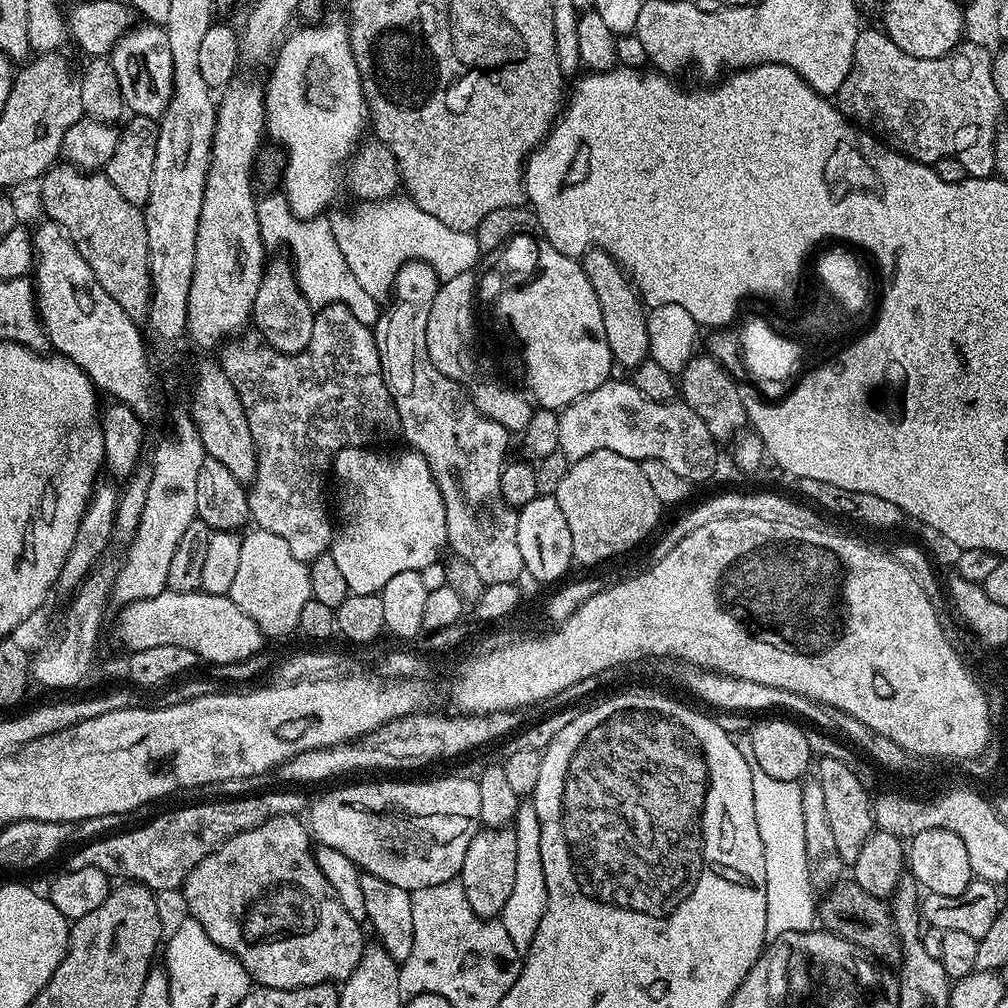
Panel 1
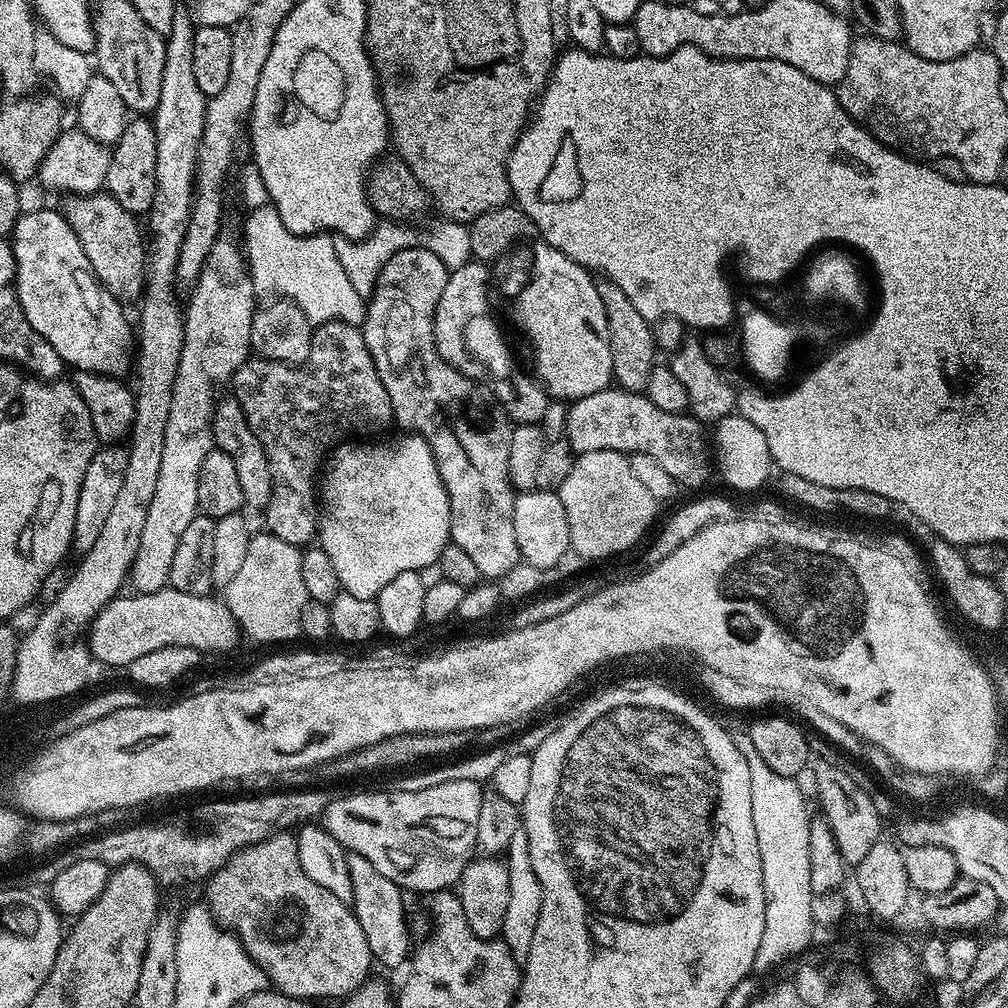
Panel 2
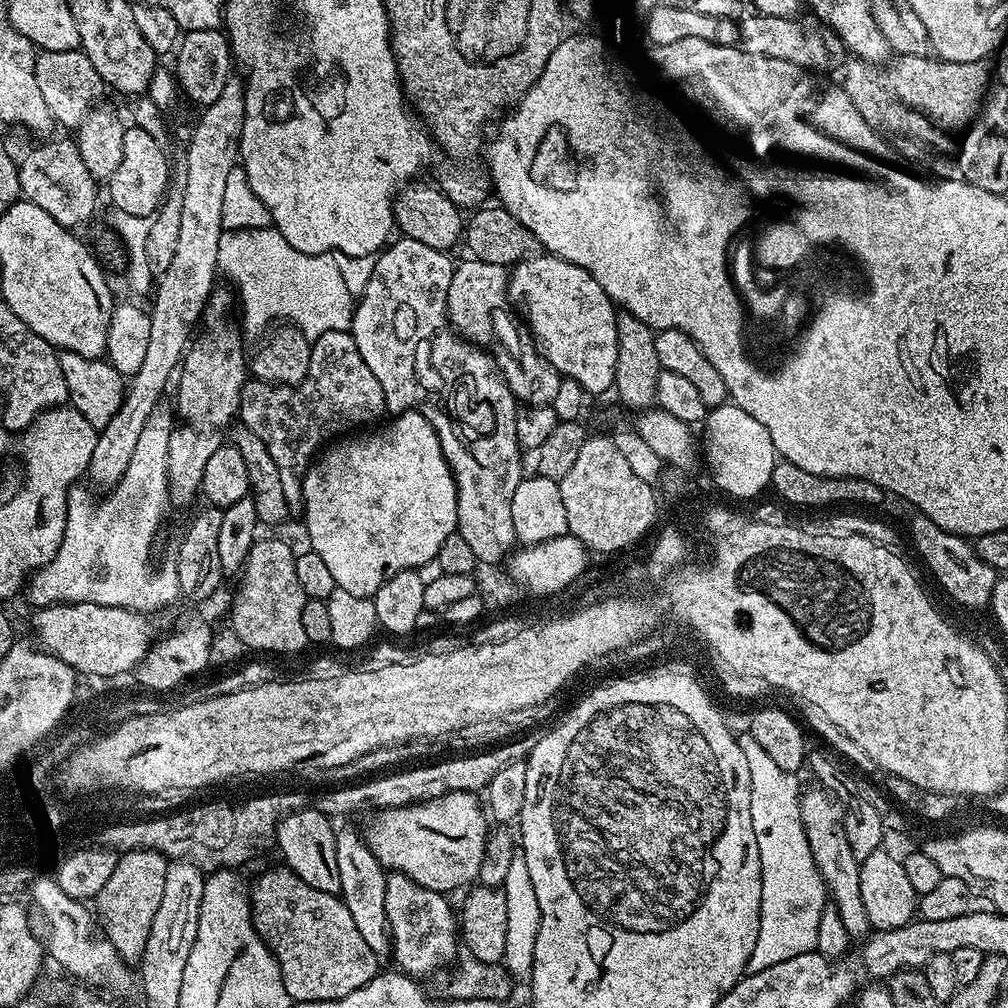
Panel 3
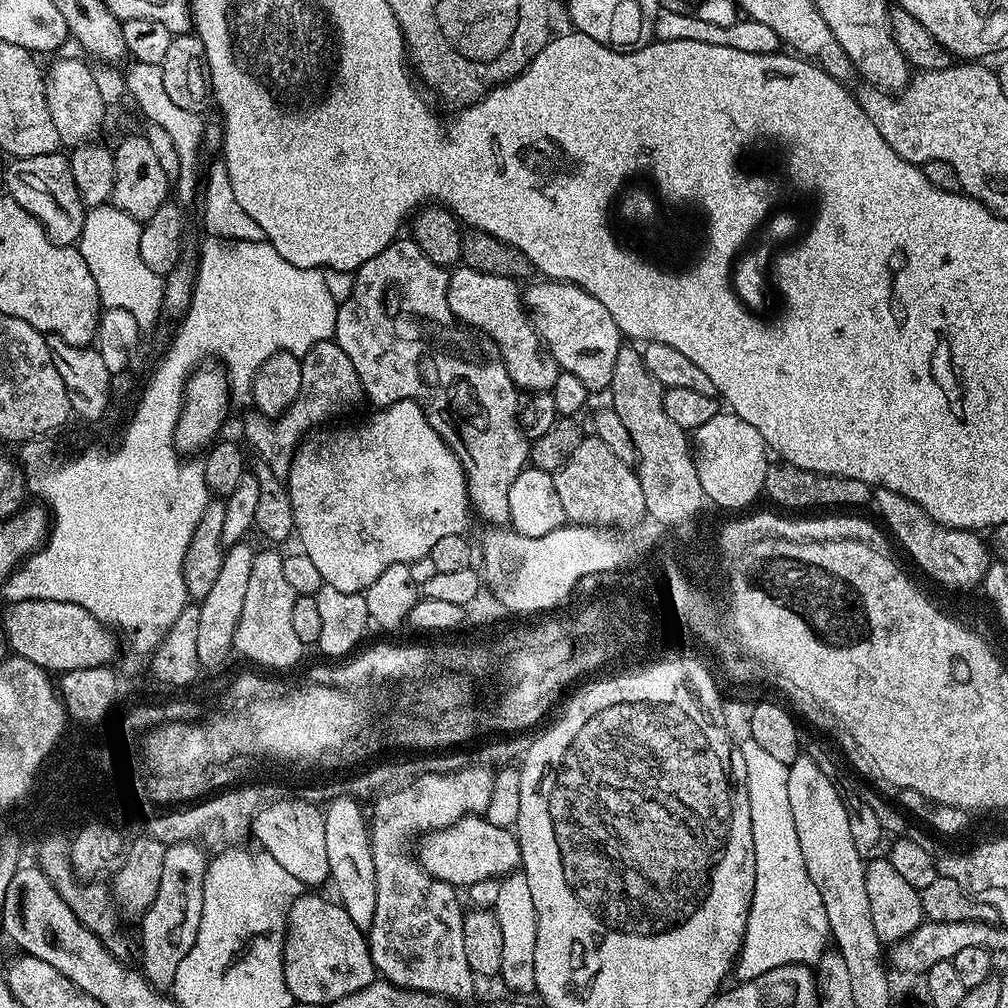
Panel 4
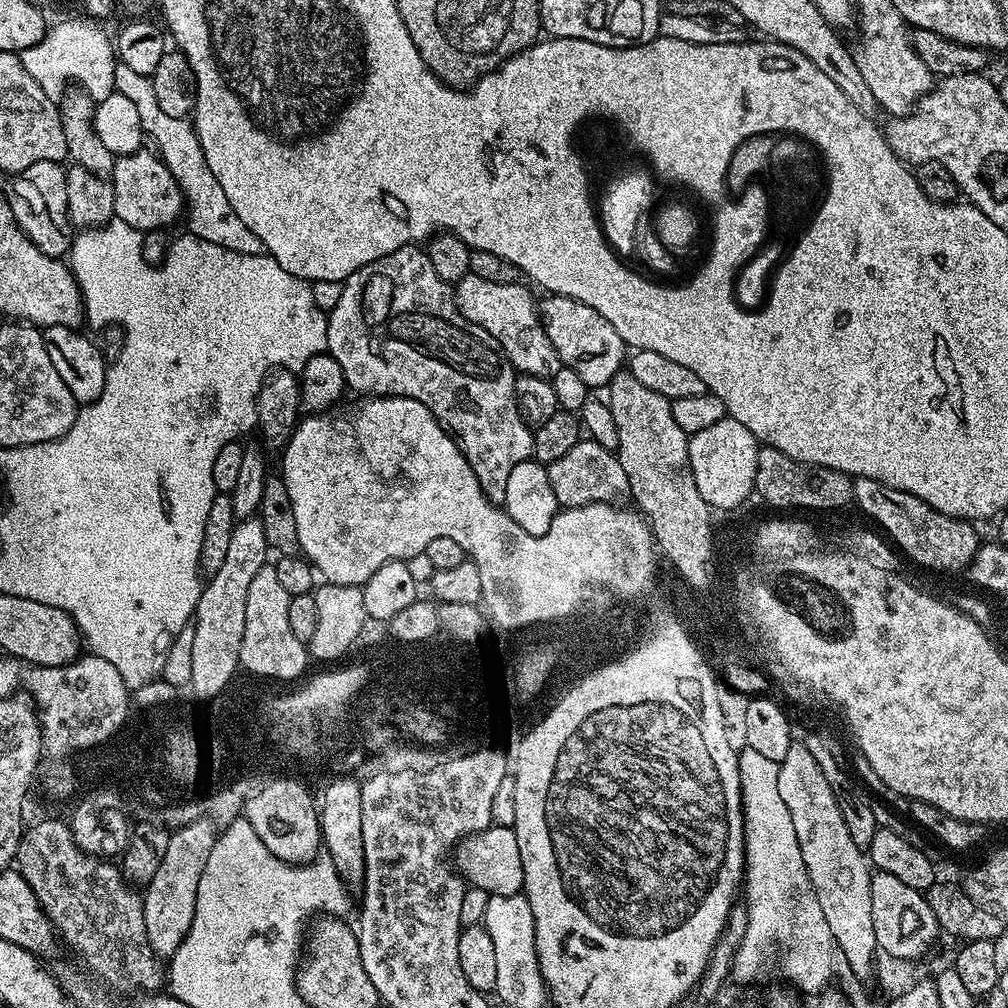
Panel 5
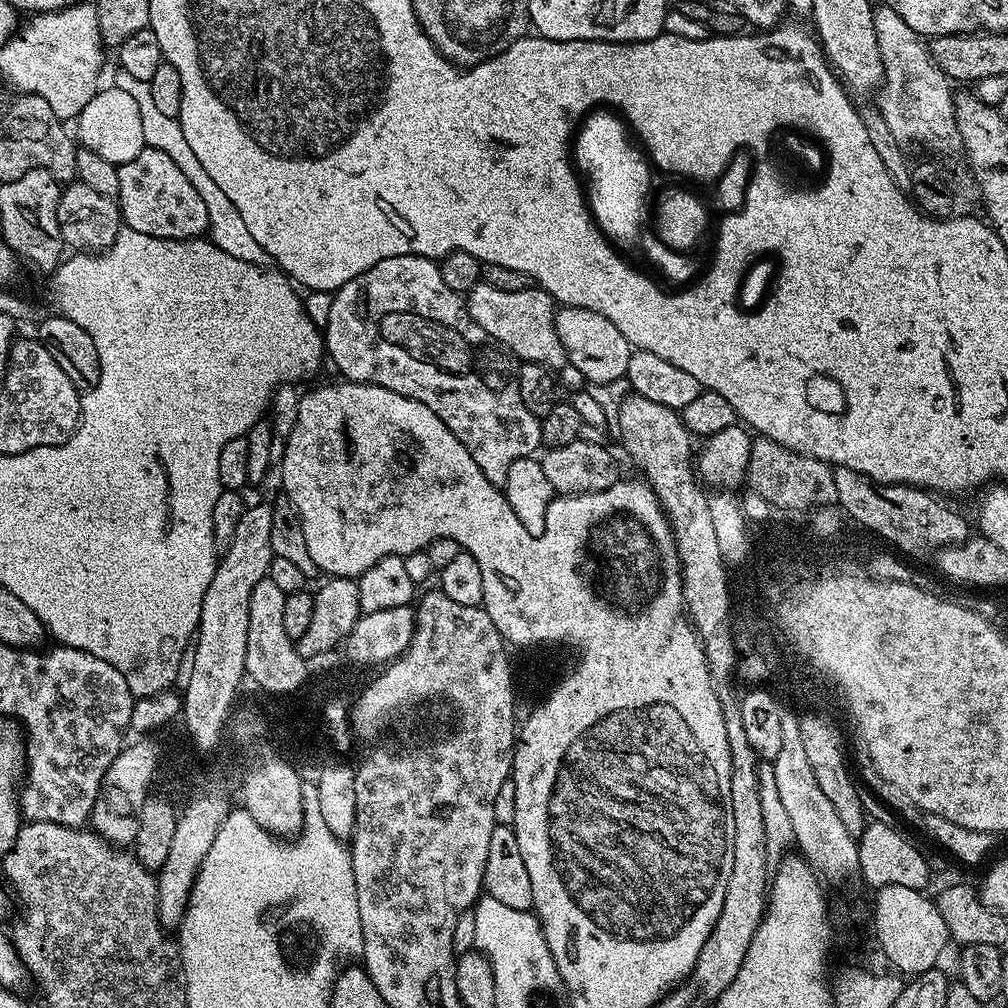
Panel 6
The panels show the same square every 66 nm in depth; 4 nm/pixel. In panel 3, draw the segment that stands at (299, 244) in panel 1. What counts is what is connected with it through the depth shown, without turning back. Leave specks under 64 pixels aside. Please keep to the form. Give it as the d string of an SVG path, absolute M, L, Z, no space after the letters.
M275 227L224 230L218 242L216 267L240 295L239 323L245 337L267 333L271 320L293 320L305 338L351 329L354 298L342 282L337 261L328 254L307 256L294 250Z

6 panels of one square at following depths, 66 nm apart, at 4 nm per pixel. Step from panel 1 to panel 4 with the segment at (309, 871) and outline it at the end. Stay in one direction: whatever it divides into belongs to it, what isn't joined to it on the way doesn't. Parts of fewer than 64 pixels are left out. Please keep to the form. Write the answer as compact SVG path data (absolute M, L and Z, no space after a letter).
M301 894L288 910L288 931L284 934L284 977L293 1001L300 1004L324 1004L330 1006L368 988L378 973L372 955L368 949L367 935L350 919L344 907L335 899L327 900L324 896Z

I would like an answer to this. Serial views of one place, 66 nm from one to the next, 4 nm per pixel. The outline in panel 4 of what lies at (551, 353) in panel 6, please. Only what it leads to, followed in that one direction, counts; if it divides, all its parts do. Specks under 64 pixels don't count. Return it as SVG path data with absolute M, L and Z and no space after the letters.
M465 266L457 267L448 278L448 305L461 324L477 328L496 343L517 389L528 394L552 391L561 370L529 320L521 285L515 279L483 273L482 270Z

